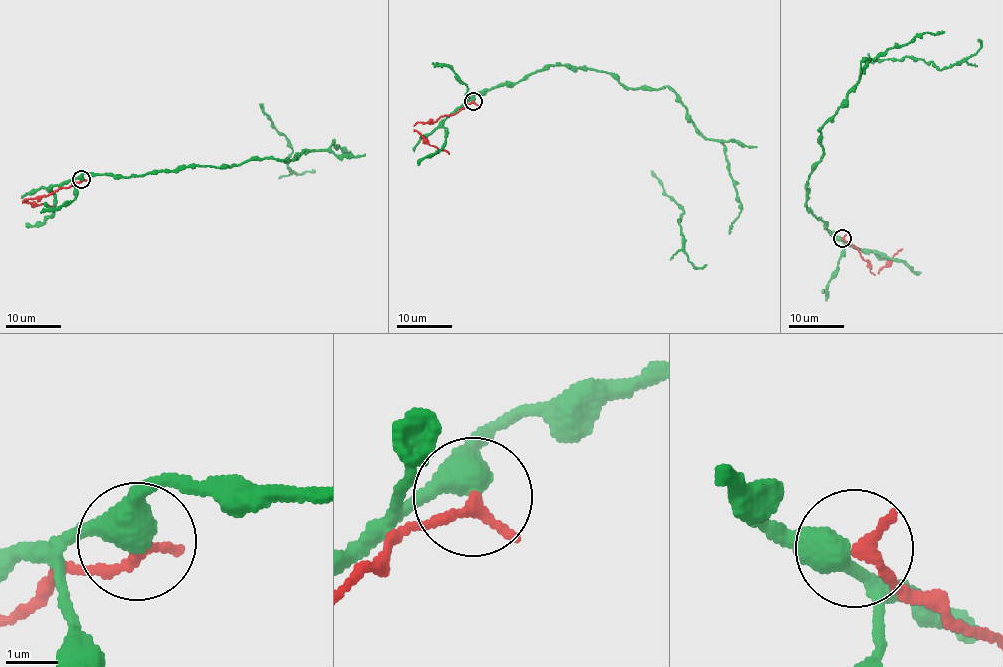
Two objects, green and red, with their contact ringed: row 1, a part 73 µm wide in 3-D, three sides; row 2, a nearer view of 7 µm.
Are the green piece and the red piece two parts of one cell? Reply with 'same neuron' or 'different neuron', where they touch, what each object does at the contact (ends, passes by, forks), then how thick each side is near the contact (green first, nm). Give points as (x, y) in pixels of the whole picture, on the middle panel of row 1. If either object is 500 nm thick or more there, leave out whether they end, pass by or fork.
different neuron; place (473, 101); green passes by; red ends; calibres 440 and 280 nm

